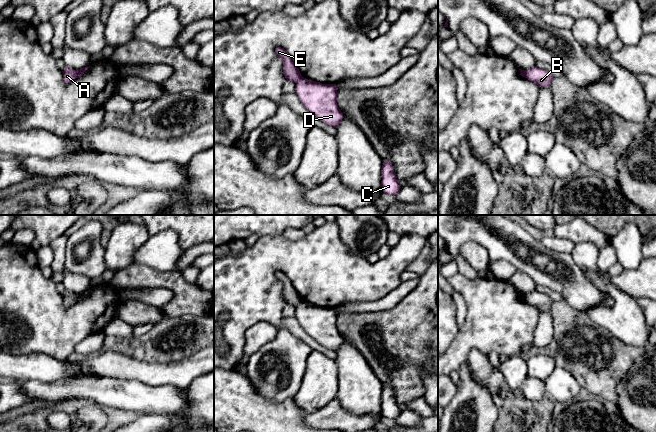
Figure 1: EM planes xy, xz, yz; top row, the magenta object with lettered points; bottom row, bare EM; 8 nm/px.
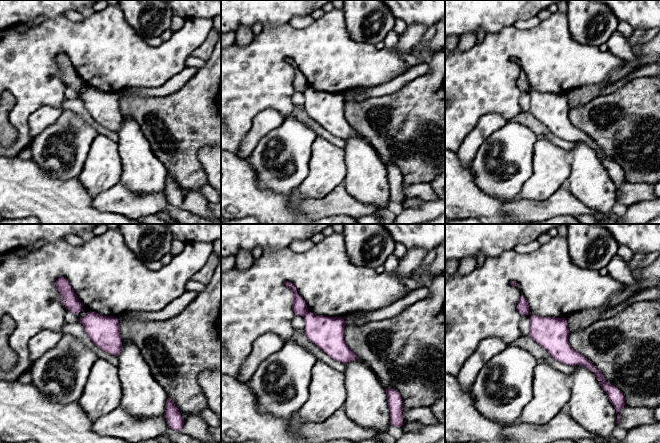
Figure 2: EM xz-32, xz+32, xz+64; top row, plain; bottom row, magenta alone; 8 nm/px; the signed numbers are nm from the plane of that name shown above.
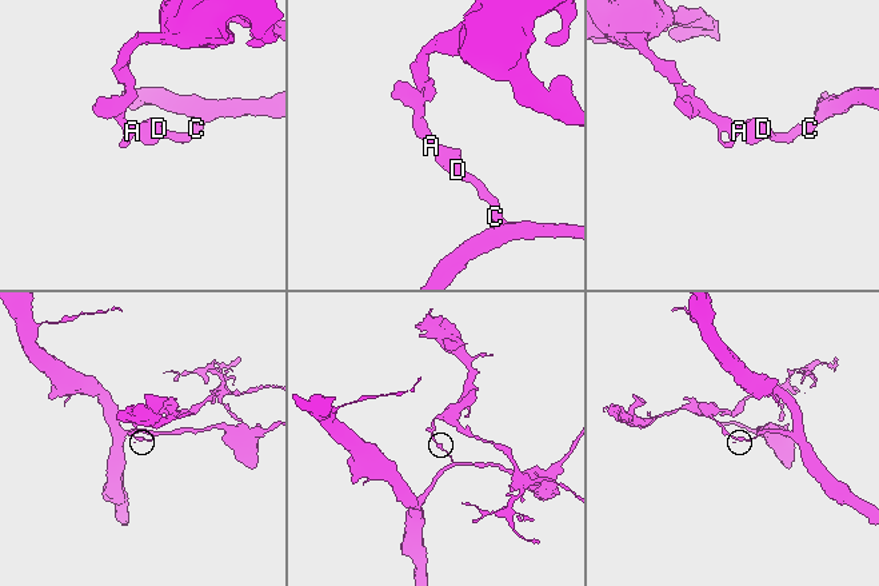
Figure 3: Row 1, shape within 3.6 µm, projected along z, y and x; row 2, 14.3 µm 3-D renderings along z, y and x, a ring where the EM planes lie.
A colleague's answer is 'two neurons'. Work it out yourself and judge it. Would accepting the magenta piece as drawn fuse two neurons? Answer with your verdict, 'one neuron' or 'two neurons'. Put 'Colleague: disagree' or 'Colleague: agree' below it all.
two neurons
Colleague: agree

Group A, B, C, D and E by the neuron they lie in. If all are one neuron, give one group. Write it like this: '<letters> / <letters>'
A E / B C D

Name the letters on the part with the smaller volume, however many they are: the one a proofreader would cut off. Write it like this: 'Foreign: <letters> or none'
Foreign: A, E

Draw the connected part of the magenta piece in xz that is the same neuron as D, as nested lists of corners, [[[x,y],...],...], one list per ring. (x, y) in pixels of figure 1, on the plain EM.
[[[302,301],[296,306],[296,317],[301,327],[318,343],[338,351],[343,337],[337,329],[336,308],[322,308]]]

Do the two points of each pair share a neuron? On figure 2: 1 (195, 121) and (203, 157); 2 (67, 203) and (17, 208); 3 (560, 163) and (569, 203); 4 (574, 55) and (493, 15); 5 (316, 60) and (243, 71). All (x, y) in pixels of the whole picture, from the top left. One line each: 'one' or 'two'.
1: two
2: one
3: two
4: two
5: one

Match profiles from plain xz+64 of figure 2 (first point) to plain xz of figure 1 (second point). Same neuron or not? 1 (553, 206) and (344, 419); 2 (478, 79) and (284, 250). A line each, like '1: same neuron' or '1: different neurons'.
1: same neuron
2: same neuron

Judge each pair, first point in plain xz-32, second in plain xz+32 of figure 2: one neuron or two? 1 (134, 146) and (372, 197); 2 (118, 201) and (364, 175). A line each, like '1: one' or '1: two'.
1: one
2: two

